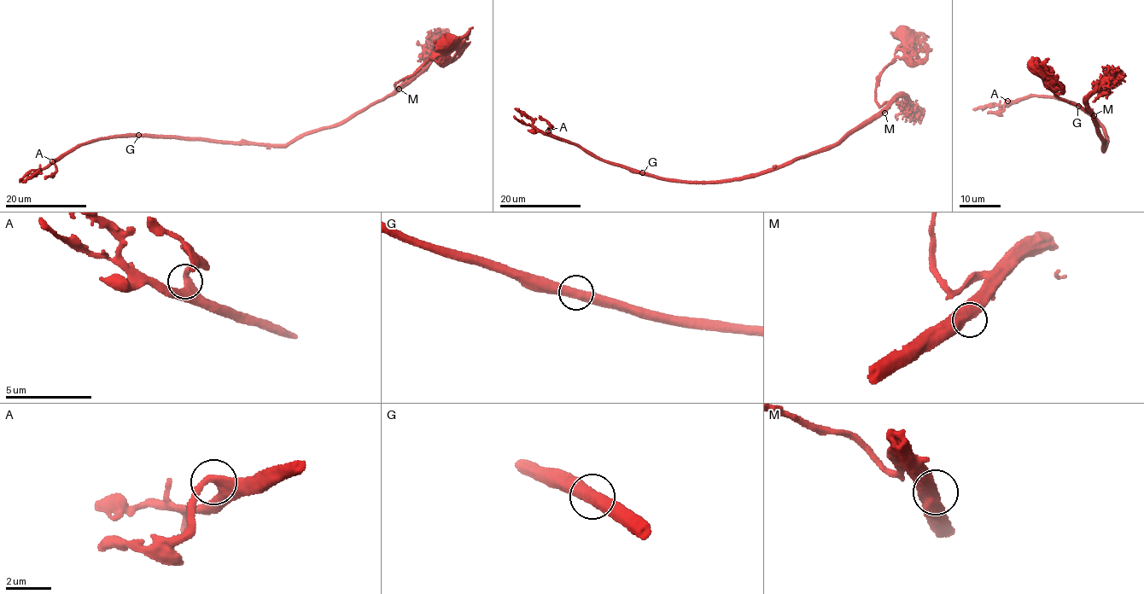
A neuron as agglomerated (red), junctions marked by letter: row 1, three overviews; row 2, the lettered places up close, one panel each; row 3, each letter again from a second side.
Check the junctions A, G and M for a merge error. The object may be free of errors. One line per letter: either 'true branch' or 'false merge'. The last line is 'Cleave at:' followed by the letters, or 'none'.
A: true branch
G: true branch
M: true branch
Cleave at: none

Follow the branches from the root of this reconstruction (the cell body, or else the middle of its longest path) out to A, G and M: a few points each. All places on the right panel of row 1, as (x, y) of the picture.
A: (1036, 66), (1060, 99), (1092, 116), (1103, 149), (1103, 128), (1081, 107), (1041, 95), (1007, 101)
G: (1036, 66), (1060, 99), (1077, 103), (1092, 116), (1095, 128), (1105, 141), (1103, 149), (1103, 128), (1078, 106)
M: (1036, 66), (1040, 67), (1040, 74), (1051, 82), (1053, 92), (1060, 99), (1077, 103), (1094, 115)

